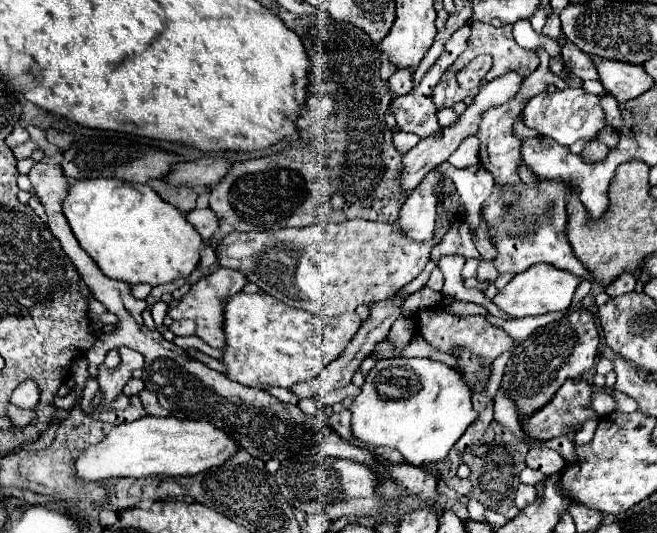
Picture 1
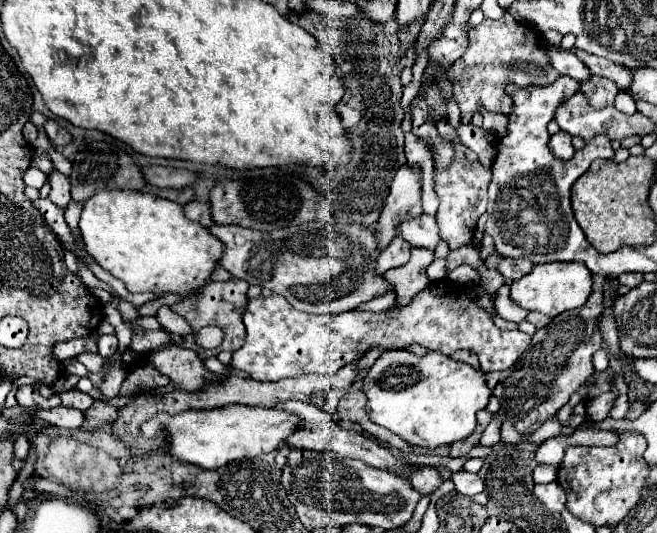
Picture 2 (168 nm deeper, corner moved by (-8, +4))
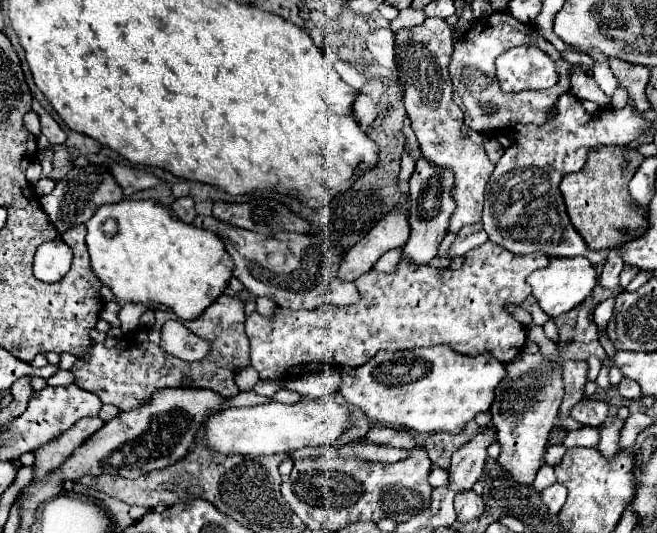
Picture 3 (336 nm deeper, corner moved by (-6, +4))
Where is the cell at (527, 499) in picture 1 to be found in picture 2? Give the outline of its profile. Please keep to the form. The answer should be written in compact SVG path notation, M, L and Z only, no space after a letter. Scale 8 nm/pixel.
M548 483L548 485L536 485L534 495L550 509L550 511L562 511L566 503L566 493L558 483Z

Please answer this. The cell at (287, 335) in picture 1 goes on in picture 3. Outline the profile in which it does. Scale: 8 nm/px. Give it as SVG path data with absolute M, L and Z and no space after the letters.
M492 241L468 251L464 255L466 263L460 271L436 269L436 267L412 267L406 259L400 261L396 273L380 273L370 269L354 281L360 301L350 307L336 307L326 303L324 307L306 311L290 311L278 307L272 317L264 317L258 311L246 317L246 335L250 339L250 365L258 371L262 381L282 381L292 379L302 373L316 373L334 367L360 367L368 363L378 351L404 351L430 345L448 345L456 353L474 355L474 353L492 353L492 357L502 363L510 363L526 343L526 329L516 319L504 311L504 303L522 303L530 295L526 277L540 267L546 267L550 257L542 253L532 255L514 255Z

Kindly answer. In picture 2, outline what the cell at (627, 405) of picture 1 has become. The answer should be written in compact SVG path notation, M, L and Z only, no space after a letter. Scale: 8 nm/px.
M612 391L596 395L596 397L590 399L588 405L586 405L588 419L592 419L592 421L602 421L602 419L606 419L608 413L610 413L610 407L614 407L614 393L612 393Z

